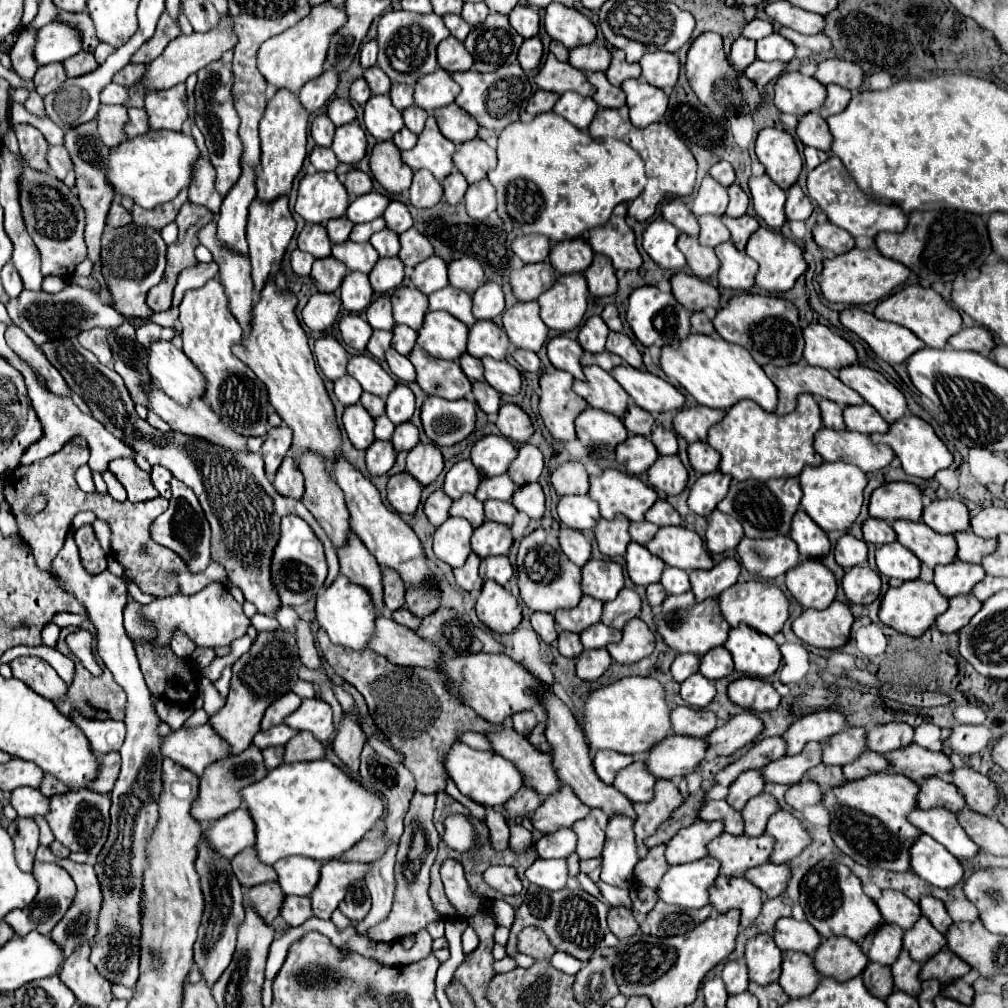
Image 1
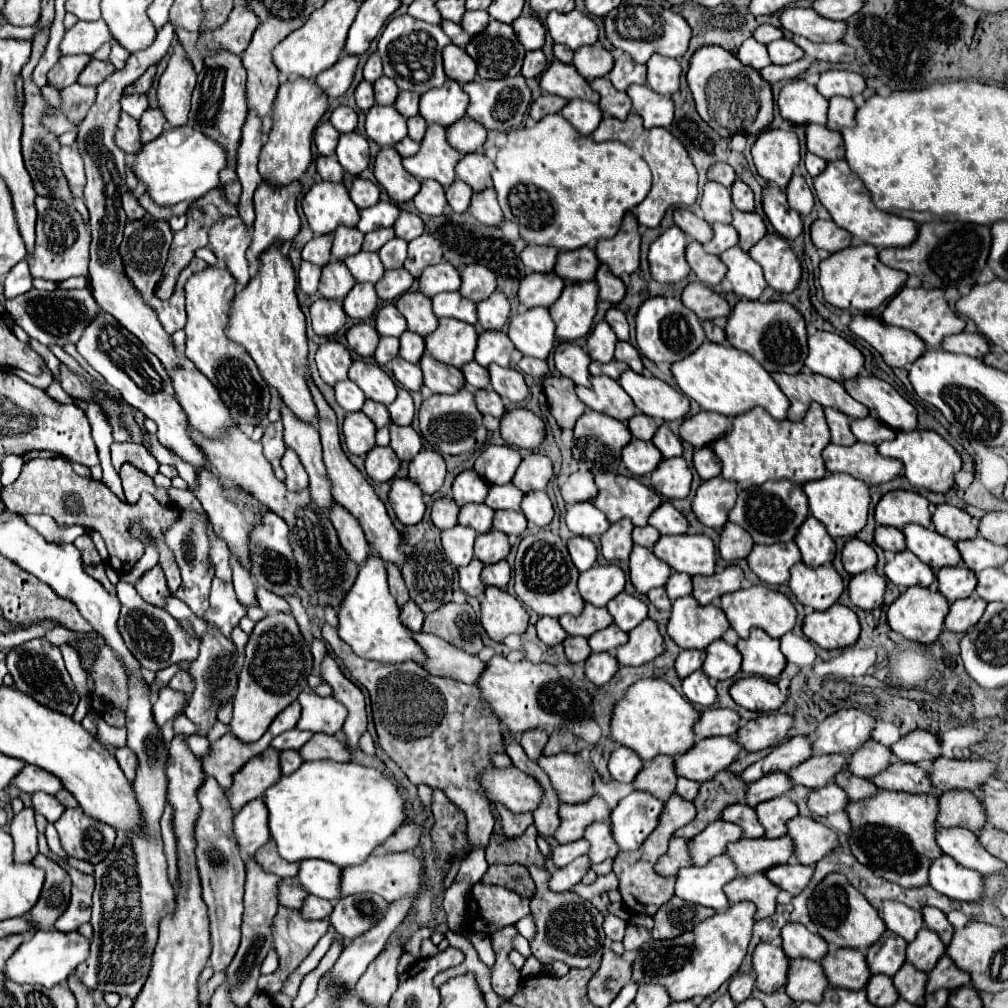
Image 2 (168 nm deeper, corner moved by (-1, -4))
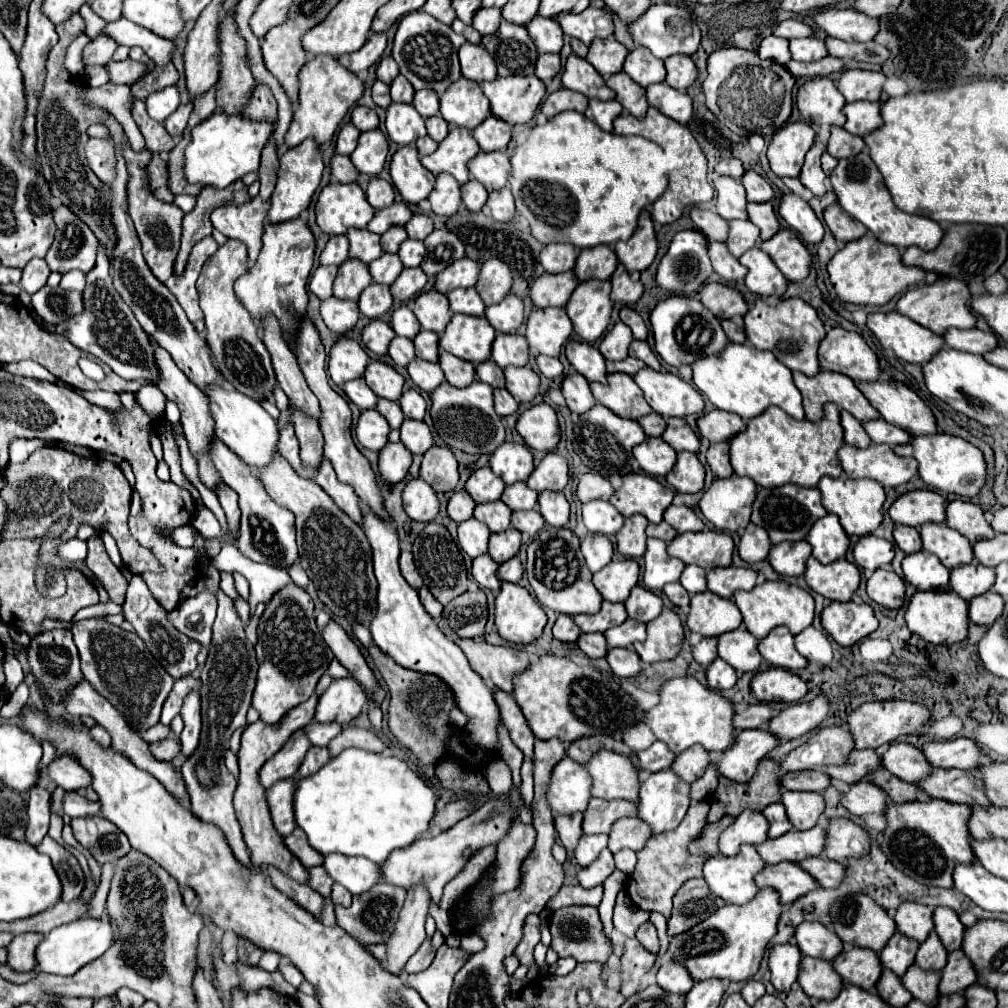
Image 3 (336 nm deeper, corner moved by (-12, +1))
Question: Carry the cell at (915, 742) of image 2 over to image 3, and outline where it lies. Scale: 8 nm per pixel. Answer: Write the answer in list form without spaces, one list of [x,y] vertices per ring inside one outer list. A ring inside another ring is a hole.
[[[970,738],[930,742],[922,748],[922,752],[936,768],[960,768],[966,772],[976,772],[976,768],[980,768],[984,758],[980,746]]]

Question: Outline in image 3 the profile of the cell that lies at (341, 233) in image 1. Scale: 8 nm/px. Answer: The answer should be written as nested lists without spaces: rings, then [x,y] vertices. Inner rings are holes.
[[[352,228],[348,230],[346,236],[350,240],[350,258],[358,258],[358,260],[364,260],[364,264],[370,264],[372,260],[382,256],[378,234],[372,234],[370,230]]]

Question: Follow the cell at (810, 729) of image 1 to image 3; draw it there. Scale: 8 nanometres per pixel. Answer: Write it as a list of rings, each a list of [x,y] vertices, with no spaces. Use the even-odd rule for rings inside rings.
[[[886,700],[886,702],[870,702],[862,704],[848,716],[848,726],[854,736],[856,748],[880,748],[884,744],[890,744],[898,740],[900,736],[910,736],[910,734],[922,734],[922,728],[932,722],[932,714],[926,706],[916,704],[916,702],[904,702],[904,700]]]

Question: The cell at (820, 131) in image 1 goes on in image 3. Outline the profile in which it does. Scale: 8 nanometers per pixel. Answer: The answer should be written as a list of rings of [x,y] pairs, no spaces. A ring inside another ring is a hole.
[[[832,128],[830,140],[828,140],[828,154],[832,154],[834,158],[850,158],[856,156],[858,152],[862,152],[864,148],[864,140],[860,136],[854,136],[850,132],[846,132],[844,128]]]

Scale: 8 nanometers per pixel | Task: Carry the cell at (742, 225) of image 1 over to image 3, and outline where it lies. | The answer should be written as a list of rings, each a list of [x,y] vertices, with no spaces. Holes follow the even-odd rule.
[[[764,202],[764,204],[748,204],[748,216],[760,228],[760,238],[762,240],[768,240],[780,228],[774,206],[768,204],[768,202]]]

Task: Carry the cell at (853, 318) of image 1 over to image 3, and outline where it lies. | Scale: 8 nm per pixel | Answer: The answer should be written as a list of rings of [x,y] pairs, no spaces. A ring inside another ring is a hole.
[[[898,312],[870,314],[866,326],[884,348],[892,348],[900,360],[910,364],[926,364],[944,346],[942,336]]]

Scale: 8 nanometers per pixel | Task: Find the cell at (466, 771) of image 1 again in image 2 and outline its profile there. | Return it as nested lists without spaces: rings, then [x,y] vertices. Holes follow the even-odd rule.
[[[487,767],[479,773],[479,785],[493,805],[503,805],[513,813],[533,811],[539,805],[543,789],[517,767]]]

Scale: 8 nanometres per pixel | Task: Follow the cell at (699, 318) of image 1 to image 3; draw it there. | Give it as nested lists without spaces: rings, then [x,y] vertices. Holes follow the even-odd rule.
[[[720,320],[720,324],[722,324],[722,328],[724,328],[724,332],[726,332],[726,336],[728,336],[730,342],[740,342],[740,344],[746,342],[744,330],[738,328],[732,320]]]

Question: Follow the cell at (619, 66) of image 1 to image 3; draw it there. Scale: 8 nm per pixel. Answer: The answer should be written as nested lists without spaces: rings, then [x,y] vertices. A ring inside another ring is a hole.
[[[644,46],[632,50],[626,56],[624,72],[644,88],[650,86],[650,84],[662,82],[666,78],[664,62],[660,58],[652,56],[652,52],[648,52],[648,48],[644,48]]]

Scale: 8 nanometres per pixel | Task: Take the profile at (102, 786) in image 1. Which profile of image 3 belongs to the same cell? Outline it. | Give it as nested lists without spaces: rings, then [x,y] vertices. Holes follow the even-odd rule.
[[[166,738],[166,740],[150,744],[150,752],[158,760],[174,760],[180,754],[180,748],[182,746],[180,746],[180,742],[176,738]]]

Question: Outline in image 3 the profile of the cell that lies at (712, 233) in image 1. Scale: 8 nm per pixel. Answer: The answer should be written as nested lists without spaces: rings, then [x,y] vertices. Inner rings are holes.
[[[730,220],[730,236],[726,240],[728,250],[740,258],[744,252],[758,244],[758,228],[750,220]]]

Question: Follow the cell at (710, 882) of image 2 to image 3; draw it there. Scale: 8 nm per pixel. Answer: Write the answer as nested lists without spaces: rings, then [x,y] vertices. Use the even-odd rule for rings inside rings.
[[[742,844],[740,852],[732,858],[712,856],[704,864],[704,880],[710,890],[728,904],[750,902],[758,888],[754,876],[764,868],[764,860],[754,844]]]

